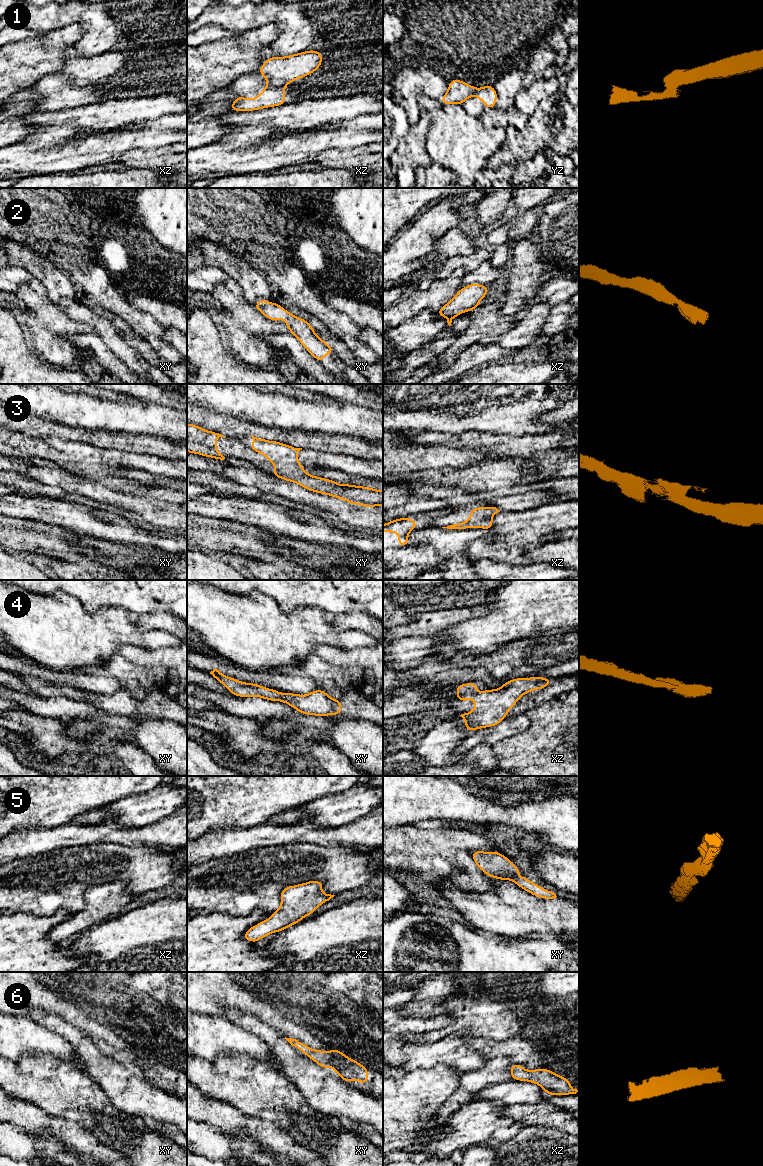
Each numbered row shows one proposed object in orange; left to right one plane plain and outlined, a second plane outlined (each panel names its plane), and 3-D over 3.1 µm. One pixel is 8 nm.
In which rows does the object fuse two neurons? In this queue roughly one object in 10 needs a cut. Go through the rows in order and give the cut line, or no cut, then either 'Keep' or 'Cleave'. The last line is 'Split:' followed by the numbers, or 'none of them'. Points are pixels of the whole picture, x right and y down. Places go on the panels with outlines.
1: Split along xz (284, 84), (270, 86). Cleave
2: No split. Keep
3: No split. Keep
4: No split. Keep
5: No split. Keep
6: No split. Keep
Split: 1

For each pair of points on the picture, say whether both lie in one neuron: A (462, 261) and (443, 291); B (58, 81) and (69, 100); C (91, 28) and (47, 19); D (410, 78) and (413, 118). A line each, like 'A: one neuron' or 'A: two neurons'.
A: two neurons
B: one neuron
C: one neuron
D: one neuron

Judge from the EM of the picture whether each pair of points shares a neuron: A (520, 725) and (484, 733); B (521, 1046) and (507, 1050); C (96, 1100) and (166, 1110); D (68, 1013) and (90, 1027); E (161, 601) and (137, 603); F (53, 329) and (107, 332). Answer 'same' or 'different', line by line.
A: same
B: same
C: different
D: same
E: same
F: different

